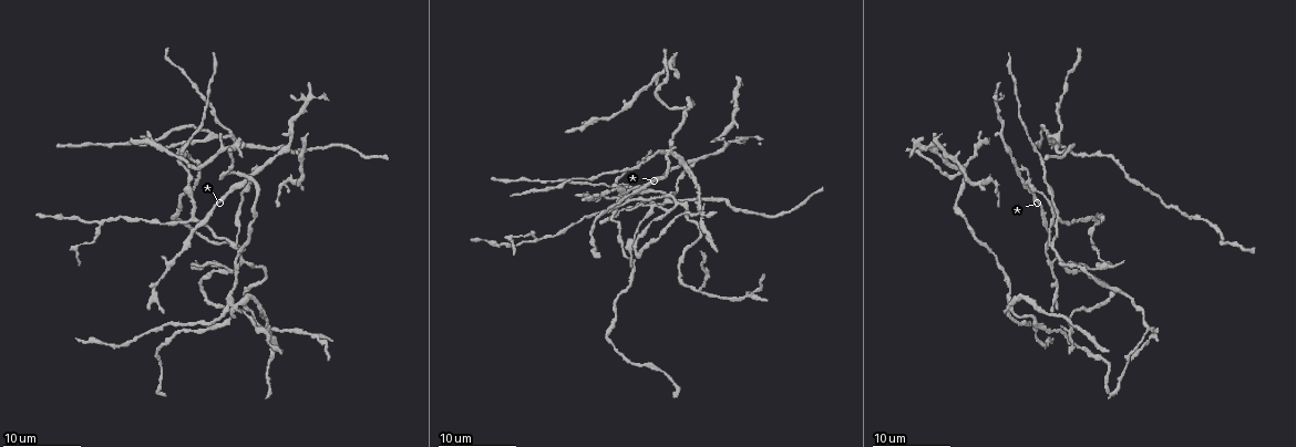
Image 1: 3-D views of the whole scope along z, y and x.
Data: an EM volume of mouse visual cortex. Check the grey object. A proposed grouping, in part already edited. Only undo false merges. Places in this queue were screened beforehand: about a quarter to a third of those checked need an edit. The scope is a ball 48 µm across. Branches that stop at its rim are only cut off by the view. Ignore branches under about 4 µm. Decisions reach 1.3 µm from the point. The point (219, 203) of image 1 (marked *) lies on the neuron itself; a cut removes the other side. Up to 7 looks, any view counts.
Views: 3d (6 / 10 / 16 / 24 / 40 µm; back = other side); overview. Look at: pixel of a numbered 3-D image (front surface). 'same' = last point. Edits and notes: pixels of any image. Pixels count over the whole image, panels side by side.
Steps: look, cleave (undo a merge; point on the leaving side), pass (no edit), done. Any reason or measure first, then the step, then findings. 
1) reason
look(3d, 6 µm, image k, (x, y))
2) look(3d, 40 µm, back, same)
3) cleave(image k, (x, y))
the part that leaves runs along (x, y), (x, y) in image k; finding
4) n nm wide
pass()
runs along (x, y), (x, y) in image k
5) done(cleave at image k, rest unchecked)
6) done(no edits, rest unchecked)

side arm on a straight run
look(3d, 10 µm, image 1, (211, 138))

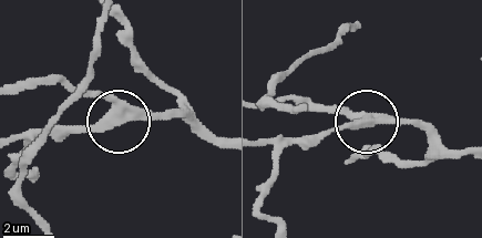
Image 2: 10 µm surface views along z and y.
look(3d, 6 µm, image 2, (126, 115))

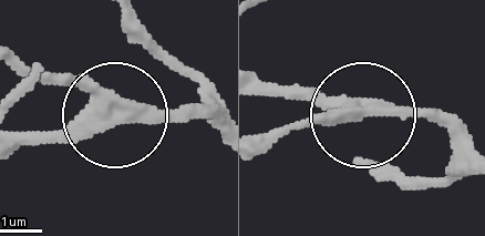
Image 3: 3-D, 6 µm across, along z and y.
pass()
runs along (257, 82), (310, 85), (373, 118), (465, 124) in image 3; all the same neuron

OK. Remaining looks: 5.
two arms at a narrow angle
look(3d, 6 µm, image 1, (1031, 181))

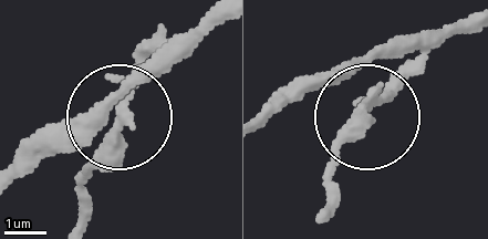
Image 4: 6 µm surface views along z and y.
240 nm wide
pass()
runs along (13, 179), (108, 126), (133, 63), (158, 34) in image 4; one neuron here

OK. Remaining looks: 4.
three arms meet
look(3d, 10 µm, image 1, (664, 210))

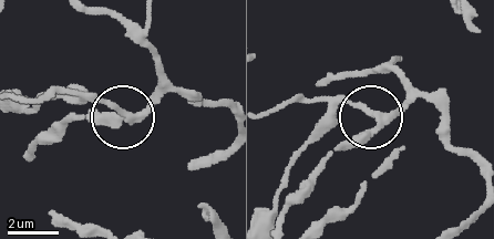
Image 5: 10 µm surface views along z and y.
closer look
look(3d, 6 µm, image 5, (376, 117))

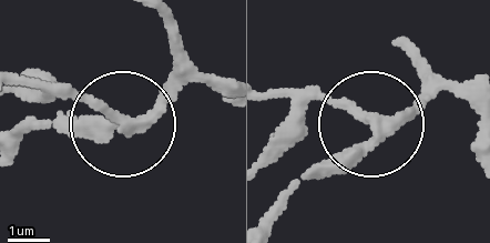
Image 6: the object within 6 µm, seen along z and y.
240 nm wide
cleave(image 6, (74, 89))
two neurons meet here

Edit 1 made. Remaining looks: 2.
four arms meet
look(3d, 10 µm, image 1, (1011, 313))

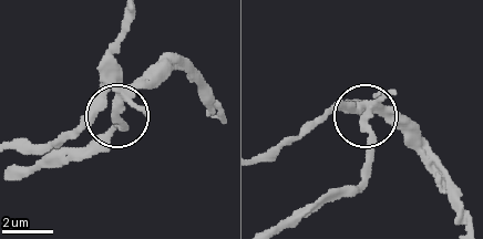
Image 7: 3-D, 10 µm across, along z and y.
look(3d, 10 µm, back, image 7, (116, 109))

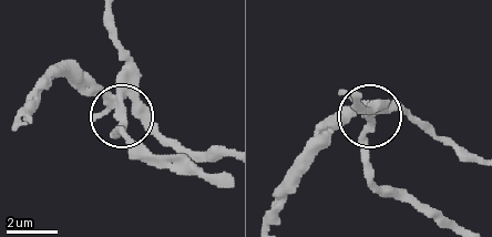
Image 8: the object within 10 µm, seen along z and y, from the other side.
4 arms
cleave(image 8, (91, 82))
two neurons meet here

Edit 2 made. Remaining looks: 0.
done(cleave at image 6, cleave at image 8, rest unchecked)

